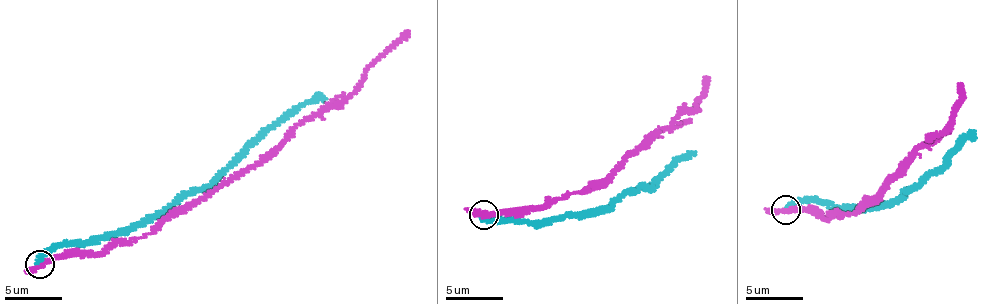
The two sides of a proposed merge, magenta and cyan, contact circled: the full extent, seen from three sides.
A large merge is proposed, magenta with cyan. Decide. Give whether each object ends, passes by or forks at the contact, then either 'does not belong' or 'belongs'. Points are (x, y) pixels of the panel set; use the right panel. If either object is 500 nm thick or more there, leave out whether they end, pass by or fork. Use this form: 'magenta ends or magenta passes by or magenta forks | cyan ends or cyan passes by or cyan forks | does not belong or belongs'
magenta passes by | cyan ends | does not belong

